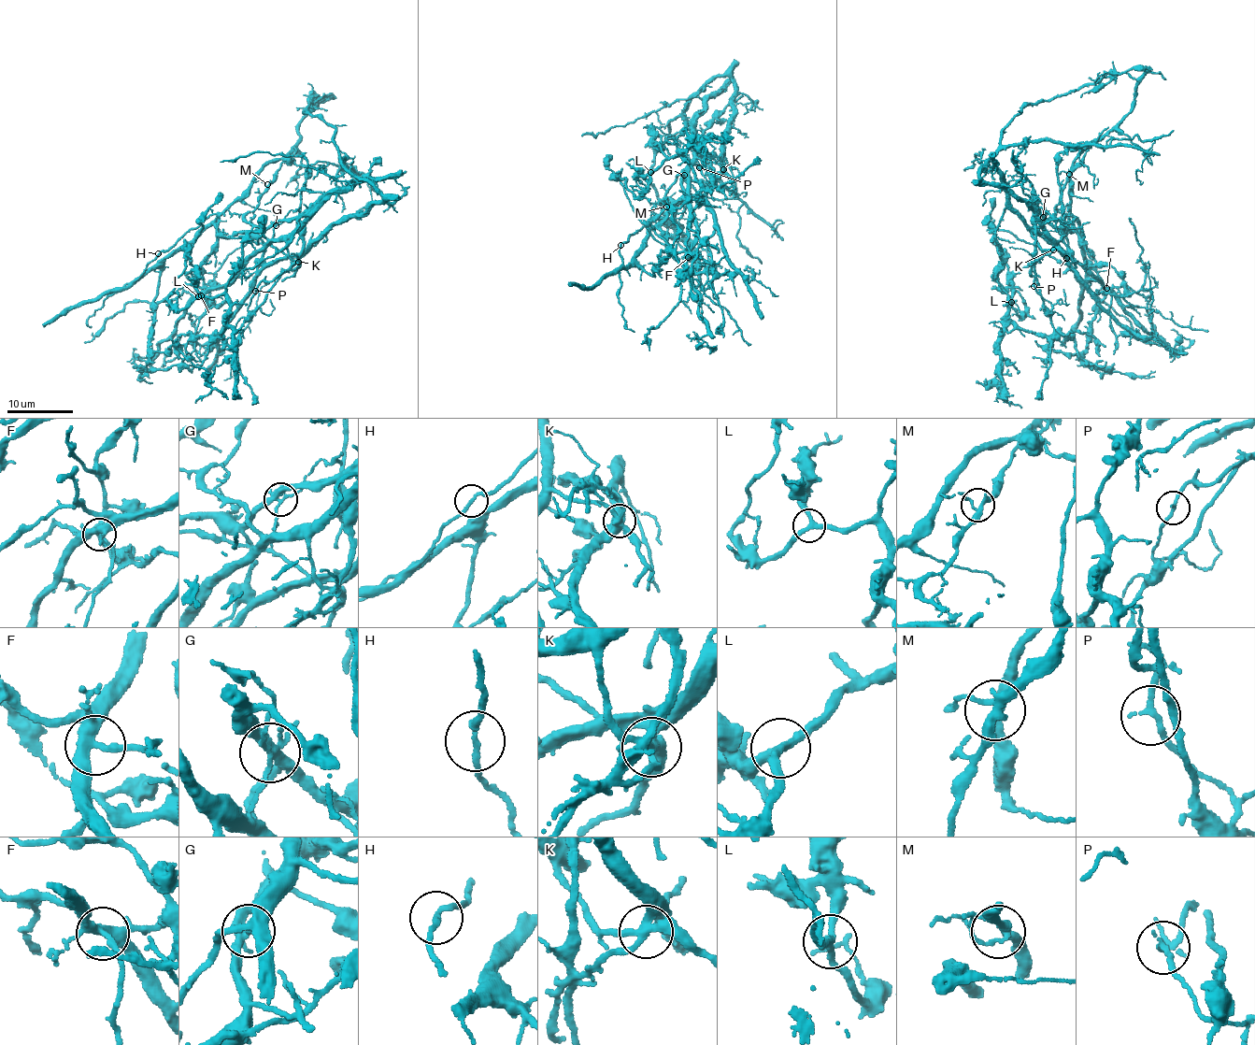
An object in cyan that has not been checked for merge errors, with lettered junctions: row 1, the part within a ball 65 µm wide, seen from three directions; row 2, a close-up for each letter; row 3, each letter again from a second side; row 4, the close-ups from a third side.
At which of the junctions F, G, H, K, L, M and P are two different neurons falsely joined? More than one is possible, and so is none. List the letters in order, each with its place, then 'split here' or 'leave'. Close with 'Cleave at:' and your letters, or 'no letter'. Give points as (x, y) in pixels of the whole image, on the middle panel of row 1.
F: place (688, 257); leave
G: place (684, 175); split here
H: place (620, 245); split here
K: place (723, 169); split here
L: place (650, 172); leave
M: place (666, 207); leave
P: place (699, 167); leave
Cleave at: G, H, K

